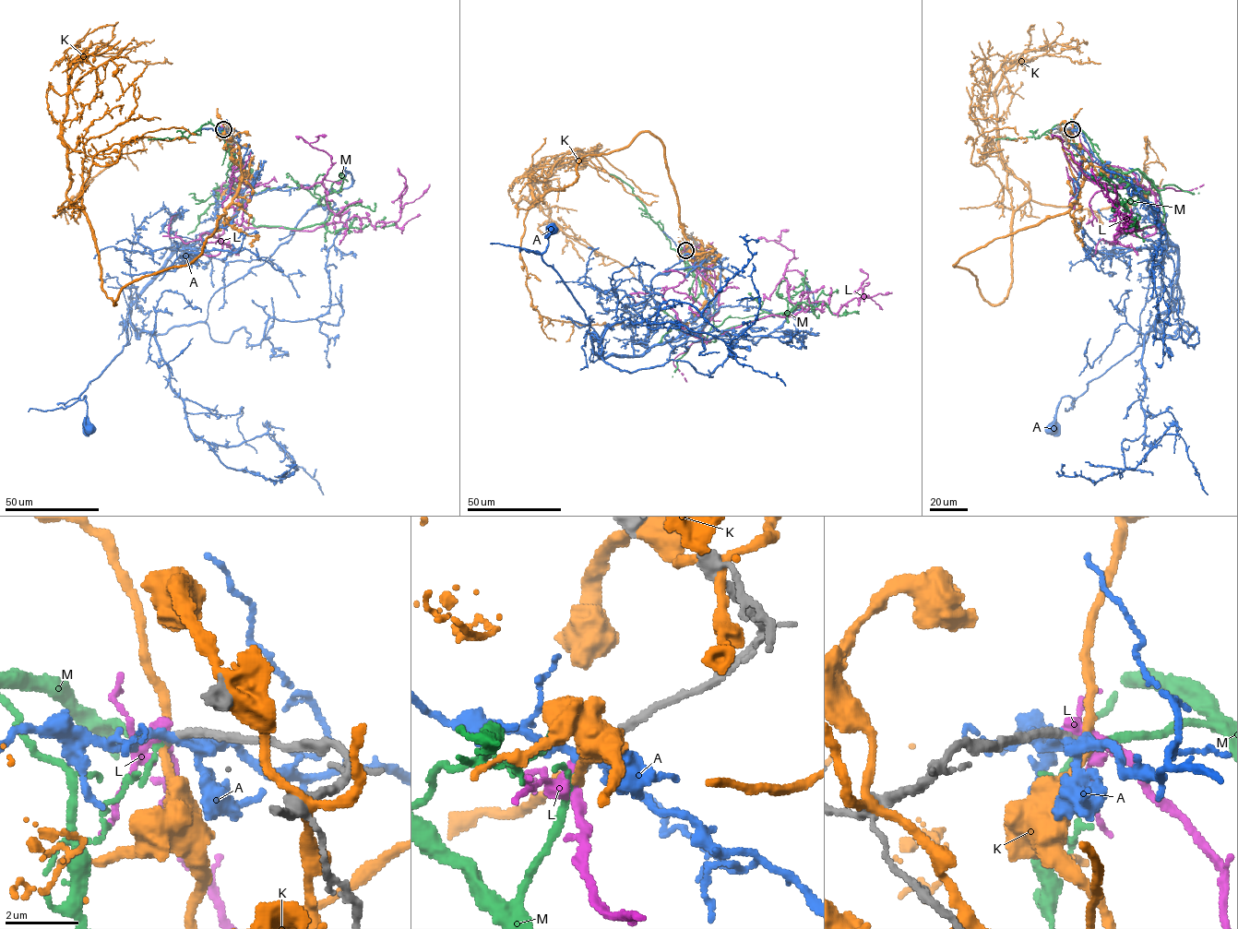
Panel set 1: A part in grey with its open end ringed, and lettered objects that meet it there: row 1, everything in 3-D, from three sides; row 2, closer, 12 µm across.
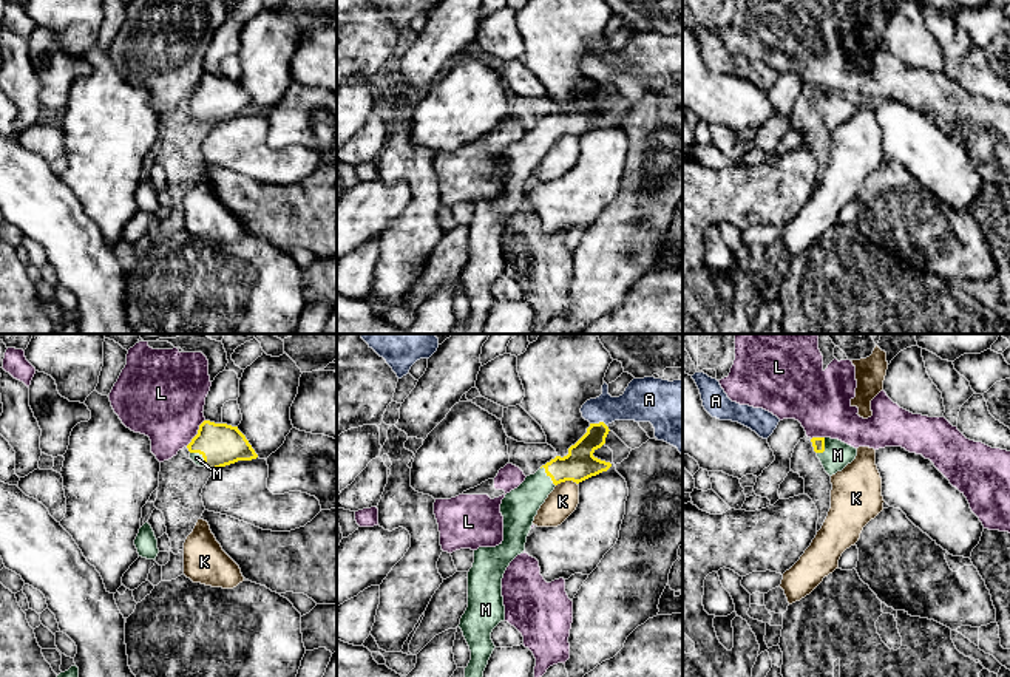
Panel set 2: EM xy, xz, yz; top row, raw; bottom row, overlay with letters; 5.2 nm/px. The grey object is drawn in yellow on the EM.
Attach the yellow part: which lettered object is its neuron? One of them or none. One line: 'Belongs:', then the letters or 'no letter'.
Belongs: M

